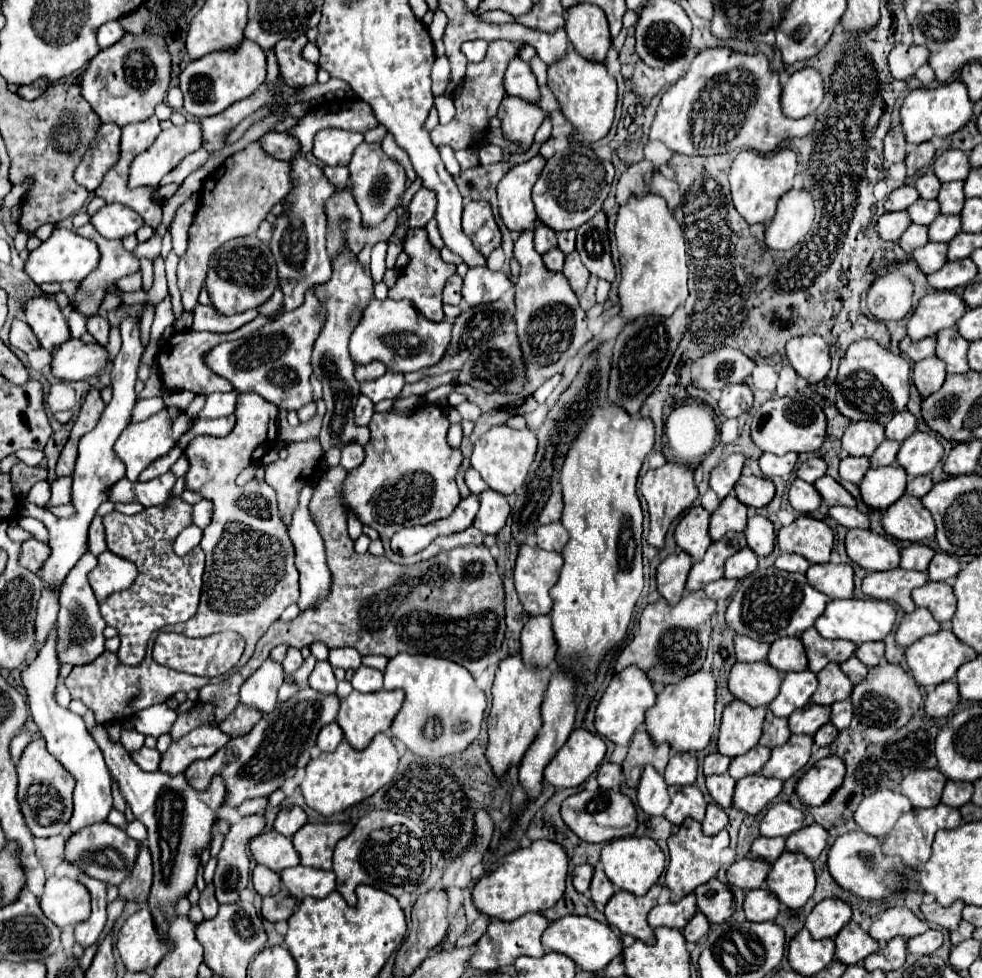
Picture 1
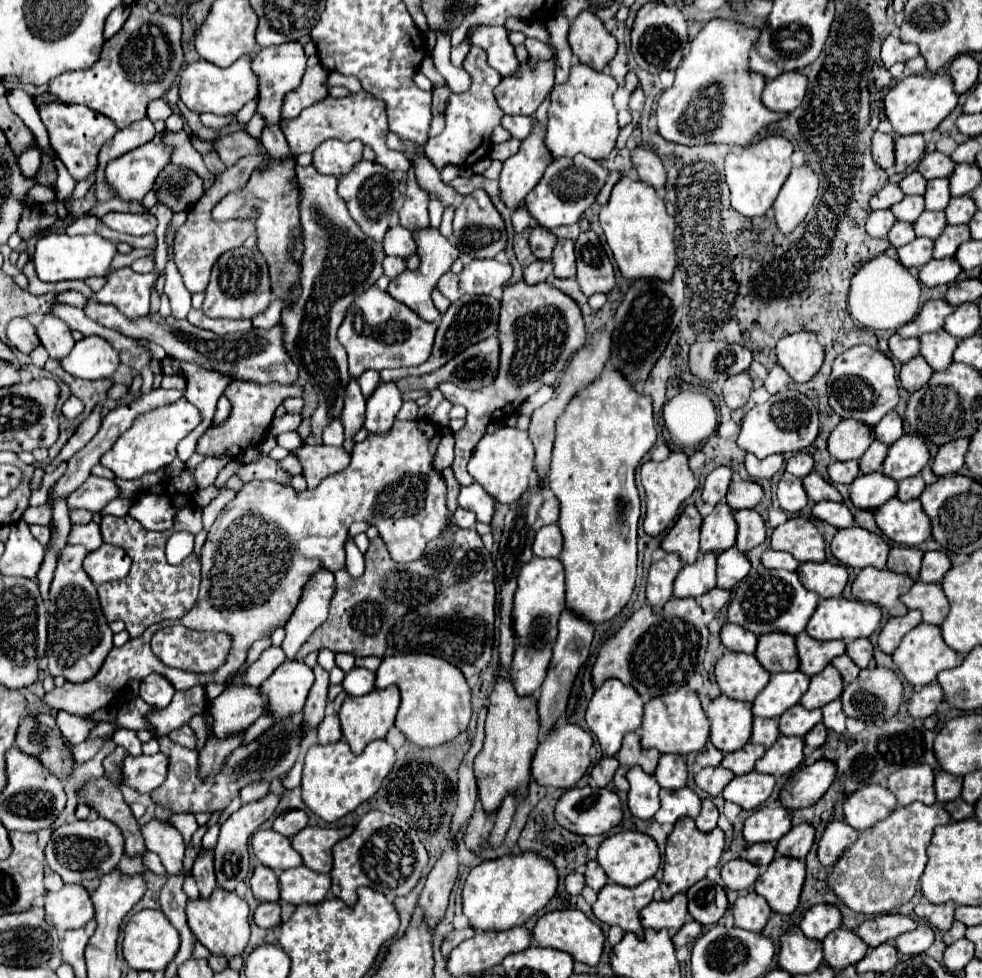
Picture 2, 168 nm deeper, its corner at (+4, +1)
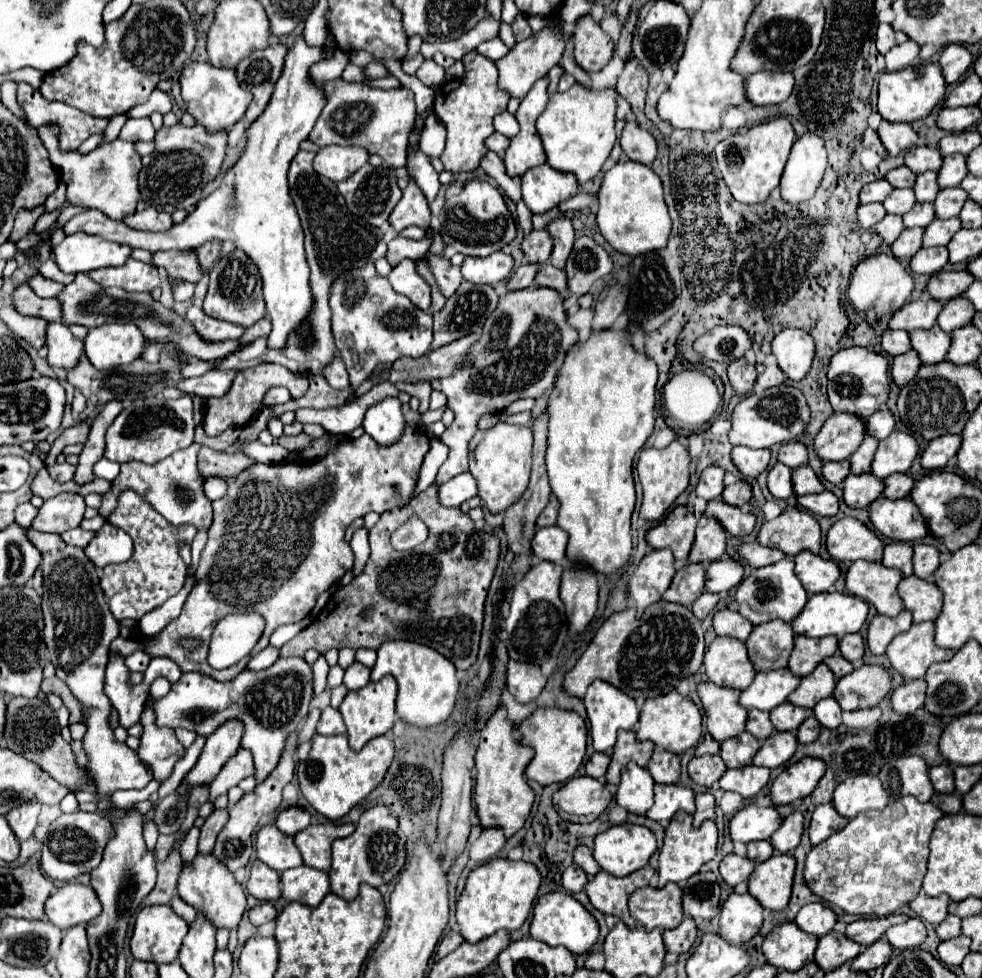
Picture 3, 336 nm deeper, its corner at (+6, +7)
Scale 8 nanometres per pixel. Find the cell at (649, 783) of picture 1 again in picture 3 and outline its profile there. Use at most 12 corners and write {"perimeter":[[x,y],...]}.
{"perimeter":[[627,764],[617,804],[643,816],[653,806],[653,778],[647,768]]}

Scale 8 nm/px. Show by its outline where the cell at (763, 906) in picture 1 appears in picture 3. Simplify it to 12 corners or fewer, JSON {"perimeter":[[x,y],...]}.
{"perimeter":[[731,894],[719,914],[719,934],[749,942],[761,928],[763,908]]}

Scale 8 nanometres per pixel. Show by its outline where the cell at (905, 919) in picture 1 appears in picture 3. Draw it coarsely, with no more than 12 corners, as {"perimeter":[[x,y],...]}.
{"perimeter":[[907,914],[859,918],[845,934],[861,946],[877,942]]}

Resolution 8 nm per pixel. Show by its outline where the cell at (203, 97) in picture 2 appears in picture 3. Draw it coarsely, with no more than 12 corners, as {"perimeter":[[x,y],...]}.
{"perimeter":[[191,62],[179,74],[187,112],[229,130],[251,104],[235,68]]}

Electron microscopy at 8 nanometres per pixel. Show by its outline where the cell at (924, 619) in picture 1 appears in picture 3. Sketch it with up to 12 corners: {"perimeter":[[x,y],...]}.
{"perimeter":[[909,610],[899,616],[875,616],[867,644],[873,654],[885,654],[887,644],[909,630]]}

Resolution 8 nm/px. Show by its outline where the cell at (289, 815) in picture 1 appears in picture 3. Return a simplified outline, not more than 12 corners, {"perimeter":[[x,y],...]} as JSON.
{"perimeter":[[295,806],[279,812],[275,826],[293,836],[309,826],[307,810]]}

